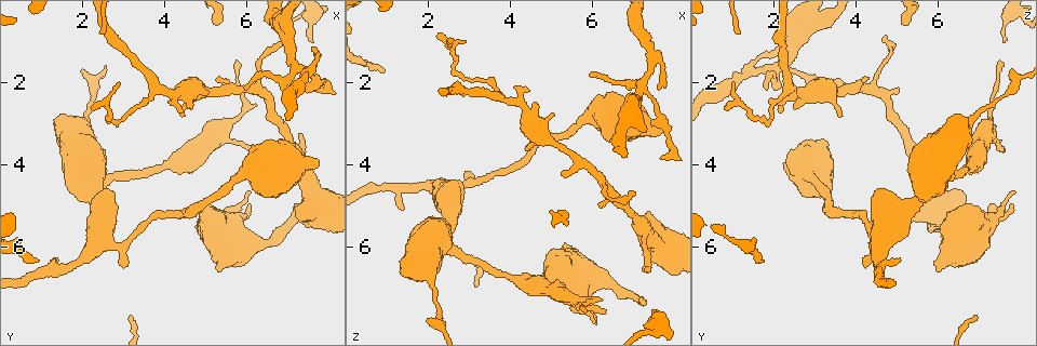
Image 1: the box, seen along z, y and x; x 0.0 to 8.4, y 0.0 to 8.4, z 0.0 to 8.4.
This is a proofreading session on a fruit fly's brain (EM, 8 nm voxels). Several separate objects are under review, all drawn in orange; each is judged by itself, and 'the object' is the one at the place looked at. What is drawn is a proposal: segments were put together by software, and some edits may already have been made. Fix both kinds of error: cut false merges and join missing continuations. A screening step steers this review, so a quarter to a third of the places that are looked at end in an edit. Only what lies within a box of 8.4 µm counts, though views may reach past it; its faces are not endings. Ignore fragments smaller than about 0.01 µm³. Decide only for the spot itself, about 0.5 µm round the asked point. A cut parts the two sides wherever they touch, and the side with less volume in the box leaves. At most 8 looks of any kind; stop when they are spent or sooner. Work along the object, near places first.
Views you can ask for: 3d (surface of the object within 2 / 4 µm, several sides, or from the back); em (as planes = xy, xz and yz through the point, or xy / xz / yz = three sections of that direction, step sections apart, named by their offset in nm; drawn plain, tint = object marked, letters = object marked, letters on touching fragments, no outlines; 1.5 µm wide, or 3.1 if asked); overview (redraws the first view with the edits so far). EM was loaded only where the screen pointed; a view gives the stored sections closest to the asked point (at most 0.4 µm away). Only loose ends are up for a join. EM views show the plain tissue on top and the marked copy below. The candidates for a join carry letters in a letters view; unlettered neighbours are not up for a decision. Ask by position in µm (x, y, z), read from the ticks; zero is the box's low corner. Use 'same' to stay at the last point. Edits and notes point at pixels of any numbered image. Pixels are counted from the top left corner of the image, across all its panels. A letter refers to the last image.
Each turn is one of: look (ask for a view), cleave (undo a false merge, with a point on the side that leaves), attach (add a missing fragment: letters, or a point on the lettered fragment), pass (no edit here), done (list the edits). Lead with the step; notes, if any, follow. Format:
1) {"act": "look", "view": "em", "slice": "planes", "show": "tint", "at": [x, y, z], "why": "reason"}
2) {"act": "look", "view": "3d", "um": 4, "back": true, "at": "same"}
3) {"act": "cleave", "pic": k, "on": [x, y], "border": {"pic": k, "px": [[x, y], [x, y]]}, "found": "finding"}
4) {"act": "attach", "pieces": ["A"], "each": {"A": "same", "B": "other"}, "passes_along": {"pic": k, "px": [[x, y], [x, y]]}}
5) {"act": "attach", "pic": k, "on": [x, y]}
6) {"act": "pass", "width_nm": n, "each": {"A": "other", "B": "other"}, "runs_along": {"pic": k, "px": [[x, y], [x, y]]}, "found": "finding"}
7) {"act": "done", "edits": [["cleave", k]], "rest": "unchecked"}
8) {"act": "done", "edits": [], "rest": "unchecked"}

{"act": "look", "view": "em", "slice": "planes", "show": "letters", "at": [6.20, 2.20, 4.40], "why": "abrupt turn"}

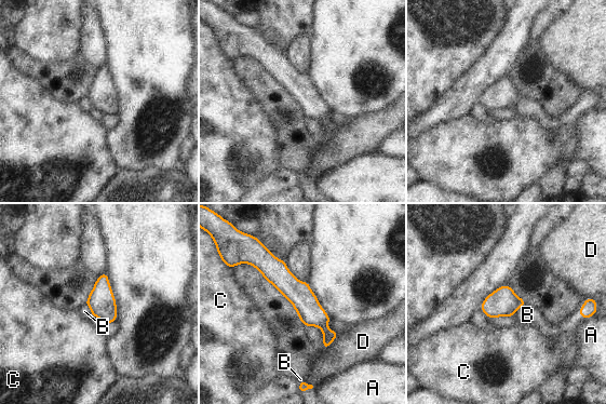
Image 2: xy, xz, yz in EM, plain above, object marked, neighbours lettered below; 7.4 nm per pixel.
{"act": "pass", "width_nm": 190, "each": {"A": "other", "B": "other", "C": "other", "D": "other"}, "runs_along": {"pic": 2, "px": [[264, 256], [322, 322], [325, 345]]}, "found": "continuous, no second cell"}

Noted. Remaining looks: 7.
{"act": "look", "view": "3d", "um": 4, "at": [2.20, 2.45, 7.45], "why": "a narrow waist"}

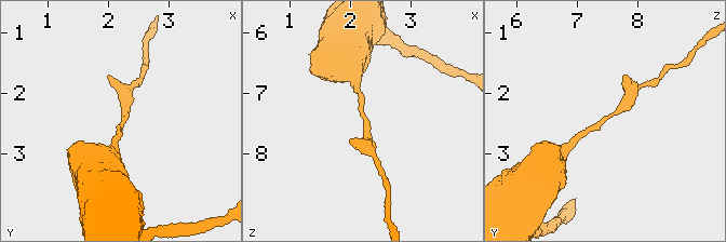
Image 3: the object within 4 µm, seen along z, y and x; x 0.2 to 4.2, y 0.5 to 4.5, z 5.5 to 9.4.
{"act": "look", "view": "em", "slice": "planes", "show": "letters", "at": [2.20, 2.45, 7.45], "arm_widths_nm": [170, 180], "why": "now the EM"}

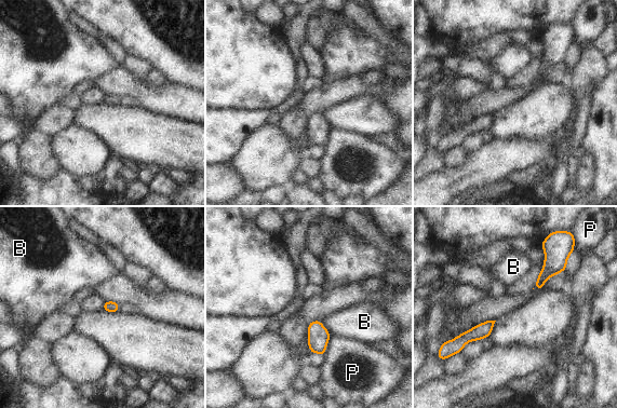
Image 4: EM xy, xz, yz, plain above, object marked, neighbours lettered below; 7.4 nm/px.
{"act": "pass", "each": {"B": "other", "P": "other"}, "runs_along": {"pic": 4, "px": [[491, 323], [445, 352]]}, "found": "one cell here"}

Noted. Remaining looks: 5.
{"act": "look", "view": "3d", "um": 4, "at": [5.30, 6.60, 5.95], "why": "stops while still wide"}

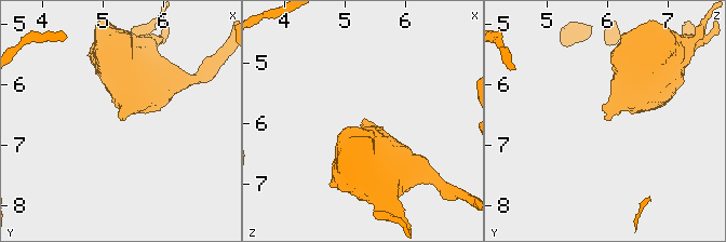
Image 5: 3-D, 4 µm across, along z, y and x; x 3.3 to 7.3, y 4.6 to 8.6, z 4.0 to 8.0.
{"act": "look", "view": "em", "slice": "planes", "show": "letters", "at": [5.30, 6.60, 5.95], "why": "need the tissue"}

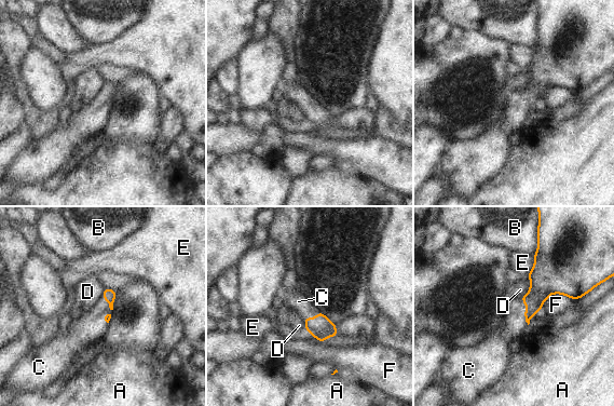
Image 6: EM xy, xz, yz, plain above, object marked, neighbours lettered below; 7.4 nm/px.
{"act": "attach", "pieces": ["C"], "each": {"A": "other", "B": "other", "C": "same", "D": "other", "E": "other", "F": "other"}, "passes_along": {"pic": 6, "px": [[543, 283], [524, 311], [513, 327]]}, "found": "the cell continues"}

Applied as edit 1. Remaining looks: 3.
{"act": "done", "edits": [["attach", 6]], "rest": "unchecked"}

